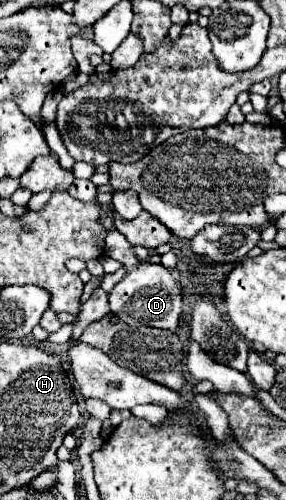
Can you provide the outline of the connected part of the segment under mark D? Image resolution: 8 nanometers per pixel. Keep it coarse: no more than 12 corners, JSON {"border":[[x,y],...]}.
{"border":[[109,216],[105,256],[127,276],[109,294],[129,326],[175,332],[181,290],[161,264],[141,264]]}

